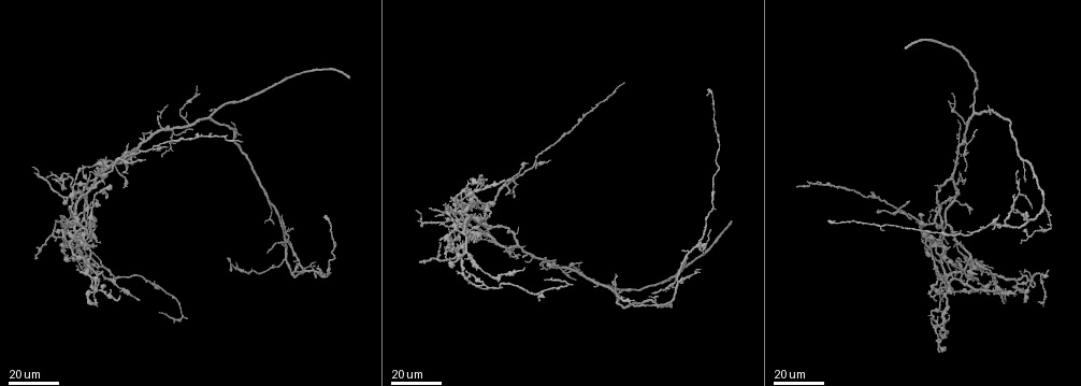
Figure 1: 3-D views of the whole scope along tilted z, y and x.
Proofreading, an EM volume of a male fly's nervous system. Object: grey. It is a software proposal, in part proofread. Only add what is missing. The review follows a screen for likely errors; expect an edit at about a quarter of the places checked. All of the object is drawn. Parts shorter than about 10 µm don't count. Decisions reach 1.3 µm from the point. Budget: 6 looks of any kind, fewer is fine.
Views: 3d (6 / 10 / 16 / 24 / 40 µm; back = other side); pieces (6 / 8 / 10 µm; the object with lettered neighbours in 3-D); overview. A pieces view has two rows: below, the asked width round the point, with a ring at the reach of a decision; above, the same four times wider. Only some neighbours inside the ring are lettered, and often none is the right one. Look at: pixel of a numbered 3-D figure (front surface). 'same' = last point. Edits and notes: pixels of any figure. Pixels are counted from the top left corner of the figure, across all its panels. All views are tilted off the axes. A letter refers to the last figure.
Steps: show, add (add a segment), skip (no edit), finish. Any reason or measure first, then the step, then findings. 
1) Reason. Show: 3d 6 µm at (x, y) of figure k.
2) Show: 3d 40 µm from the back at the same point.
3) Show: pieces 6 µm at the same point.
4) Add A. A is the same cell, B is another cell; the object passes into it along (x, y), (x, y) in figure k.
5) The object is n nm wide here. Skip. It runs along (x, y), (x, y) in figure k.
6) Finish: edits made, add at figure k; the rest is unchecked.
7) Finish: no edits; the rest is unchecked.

Thin end. Show: 3d 24 µm at (512, 247) of figure 1.

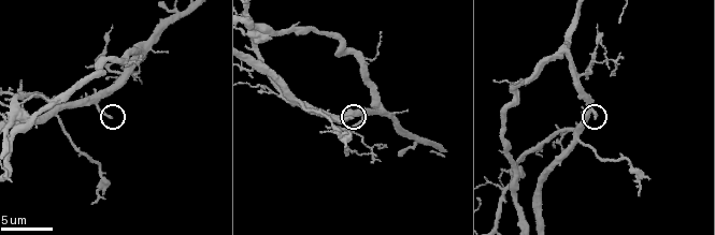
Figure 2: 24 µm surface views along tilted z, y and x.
Show: pieces 10 µm at (595, 117) of figure 2.

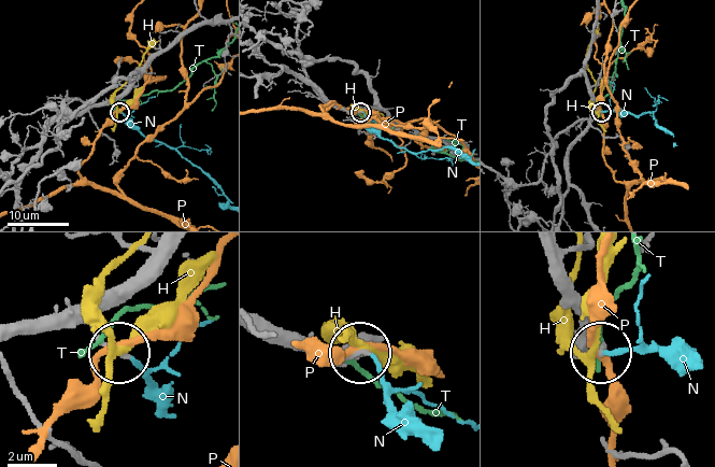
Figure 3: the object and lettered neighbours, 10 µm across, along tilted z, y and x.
Add N. N is the same cell, H, P and T are other cells; the neuron continues.

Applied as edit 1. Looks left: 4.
Branch stops here. Show: 3d 16 µm at (907, 203) of figure 1.

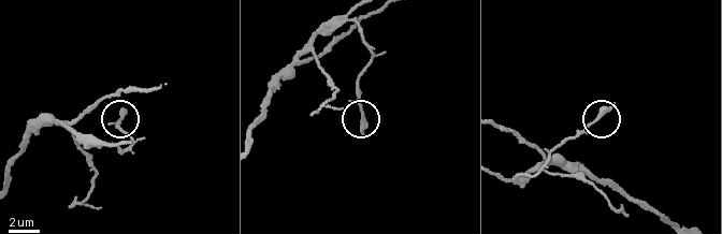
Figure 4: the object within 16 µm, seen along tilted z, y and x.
Show: pieces 6 µm at (362, 132) of figure 4.

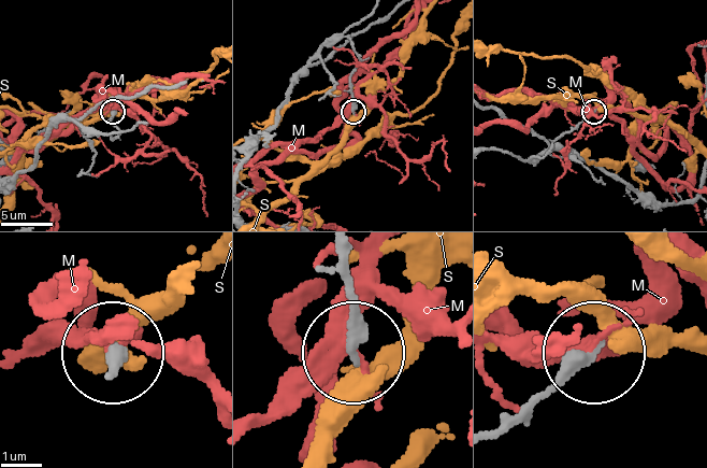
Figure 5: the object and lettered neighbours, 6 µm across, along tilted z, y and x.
The object is 310 nm wide here. Skip. M and S are other cells; it runs along (344, 257), (354, 345) in figure 5; no lettered segment goes on from it.

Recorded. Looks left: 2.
Free end. Show: 3d 16 µm at (121, 174) of figure 1.

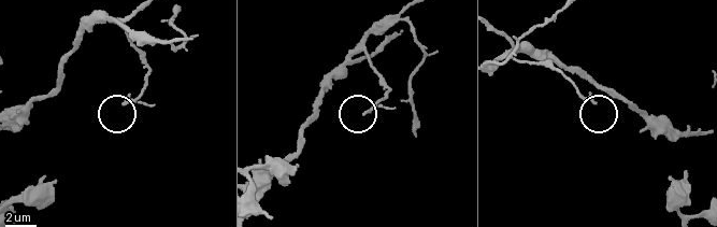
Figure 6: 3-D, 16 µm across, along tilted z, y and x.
See the neighbours. Show: pieces 10 µm at (364, 111) of figure 6.

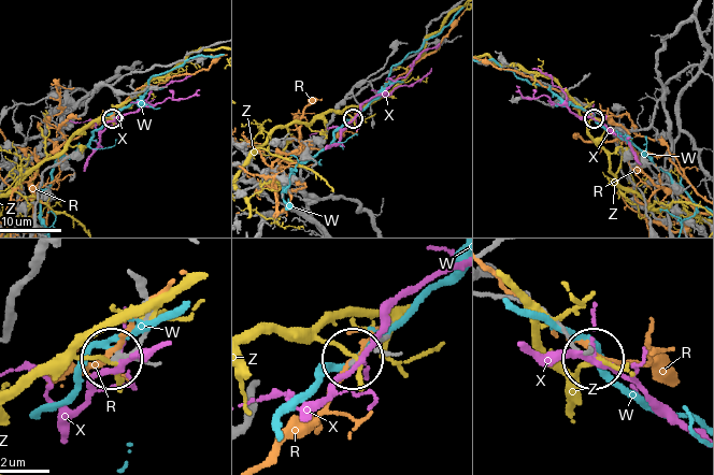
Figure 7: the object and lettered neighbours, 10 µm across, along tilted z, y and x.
Skip. R, W, X and Z are other cells; it runs along (130, 277), (151, 317), (138, 341), (115, 358) in figure 7; no lettered segment goes on from it.

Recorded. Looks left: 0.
Finish: edits made, add at figure 3; the rest is unchecked.

